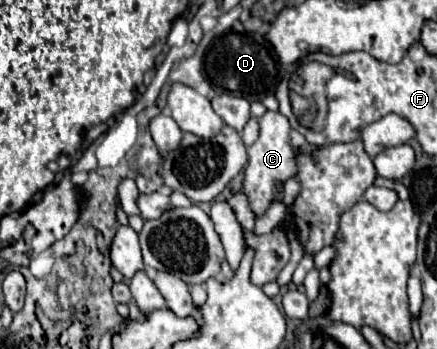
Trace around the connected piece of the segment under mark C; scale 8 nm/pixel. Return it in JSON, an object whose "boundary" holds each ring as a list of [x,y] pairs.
{"boundary":[[[265,112],[259,118],[259,138],[255,144],[247,150],[249,152],[249,164],[245,170],[245,180],[243,180],[243,192],[251,200],[251,208],[257,216],[261,216],[273,202],[275,196],[275,182],[277,180],[287,180],[289,176],[295,176],[297,166],[295,166],[295,152],[289,144],[289,120],[281,112]]]}

